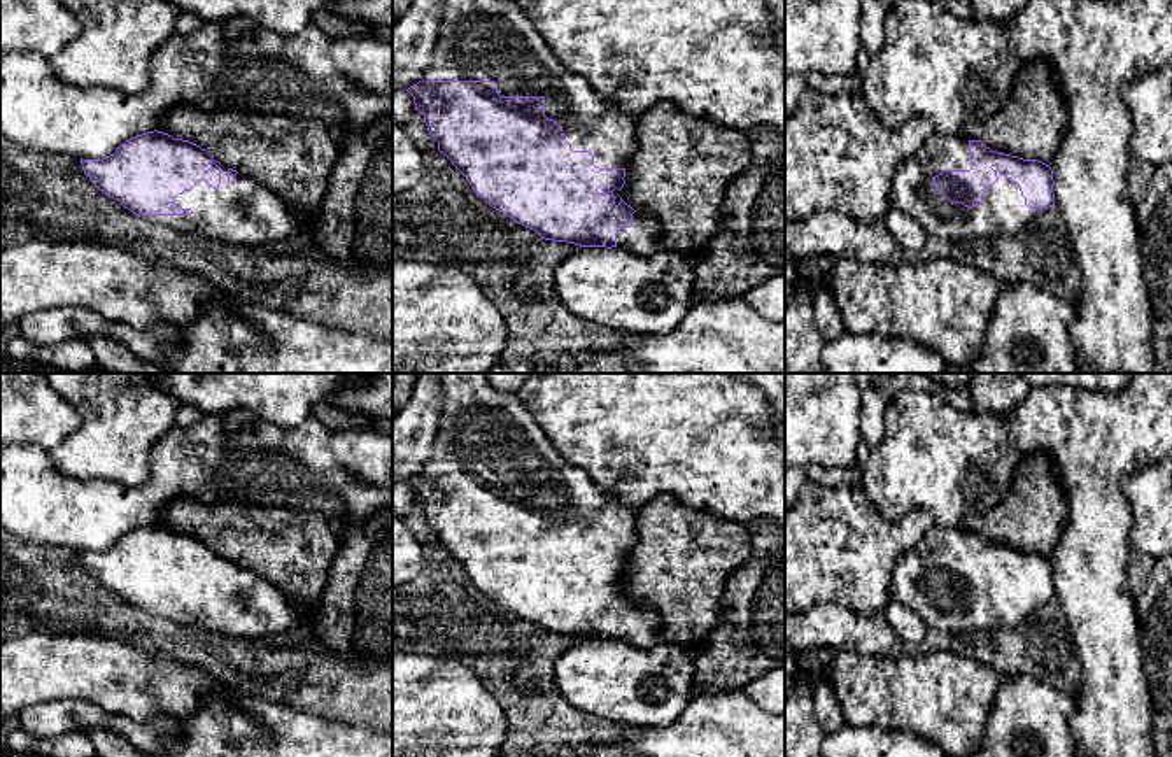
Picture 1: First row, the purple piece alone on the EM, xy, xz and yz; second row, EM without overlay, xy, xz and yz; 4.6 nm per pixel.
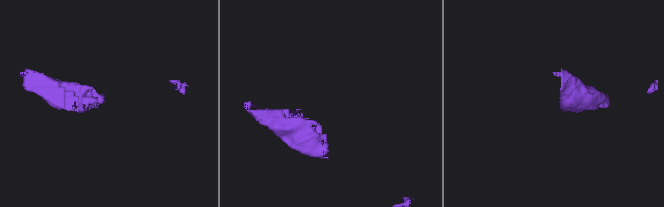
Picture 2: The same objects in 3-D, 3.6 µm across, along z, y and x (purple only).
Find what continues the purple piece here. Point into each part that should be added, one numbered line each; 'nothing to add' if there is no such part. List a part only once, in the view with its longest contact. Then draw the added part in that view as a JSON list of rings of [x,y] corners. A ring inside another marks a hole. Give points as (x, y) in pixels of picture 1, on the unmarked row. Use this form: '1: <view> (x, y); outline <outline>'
1: xz (480, 430); outline [[[436,373],[441,387],[440,426],[424,473],[496,473],[501,489],[543,489],[545,508],[561,517],[573,543],[590,543],[599,561],[625,561],[636,543],[638,512],[606,494],[582,468],[564,459],[517,393],[499,393],[487,373]]]

